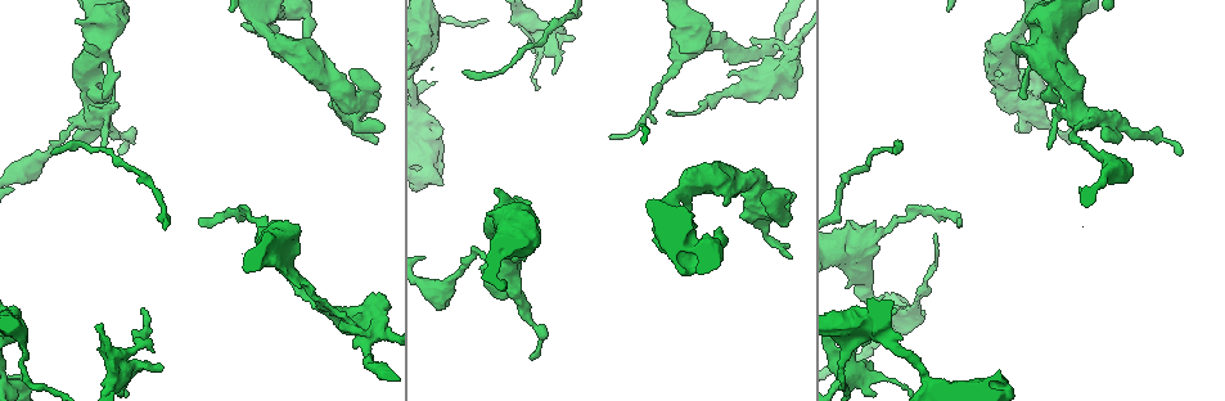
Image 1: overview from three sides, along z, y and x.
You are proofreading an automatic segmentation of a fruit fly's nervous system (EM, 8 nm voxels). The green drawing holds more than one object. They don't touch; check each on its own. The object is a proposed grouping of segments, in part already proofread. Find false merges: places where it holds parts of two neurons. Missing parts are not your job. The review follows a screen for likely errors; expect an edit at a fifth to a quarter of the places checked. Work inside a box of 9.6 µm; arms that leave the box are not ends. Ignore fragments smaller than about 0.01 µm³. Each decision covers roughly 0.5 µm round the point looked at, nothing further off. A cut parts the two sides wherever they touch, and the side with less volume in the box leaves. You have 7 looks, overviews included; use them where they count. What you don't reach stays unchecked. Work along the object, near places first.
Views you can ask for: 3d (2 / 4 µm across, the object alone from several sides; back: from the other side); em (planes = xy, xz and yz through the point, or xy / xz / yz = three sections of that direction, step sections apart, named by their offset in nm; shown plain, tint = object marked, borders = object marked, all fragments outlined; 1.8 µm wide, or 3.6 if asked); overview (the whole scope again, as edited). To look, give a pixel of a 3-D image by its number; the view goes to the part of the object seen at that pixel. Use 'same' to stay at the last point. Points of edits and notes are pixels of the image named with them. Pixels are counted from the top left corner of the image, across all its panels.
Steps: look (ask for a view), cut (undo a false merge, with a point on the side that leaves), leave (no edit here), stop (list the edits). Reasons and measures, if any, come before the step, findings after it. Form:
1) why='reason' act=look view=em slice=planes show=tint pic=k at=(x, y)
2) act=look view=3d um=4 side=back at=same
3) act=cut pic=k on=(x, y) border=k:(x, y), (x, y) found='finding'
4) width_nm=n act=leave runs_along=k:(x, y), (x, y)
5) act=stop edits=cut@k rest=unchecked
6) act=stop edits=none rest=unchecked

why='branch point' act=look view=3d um=4 side=back pic=1 at=(21, 167)

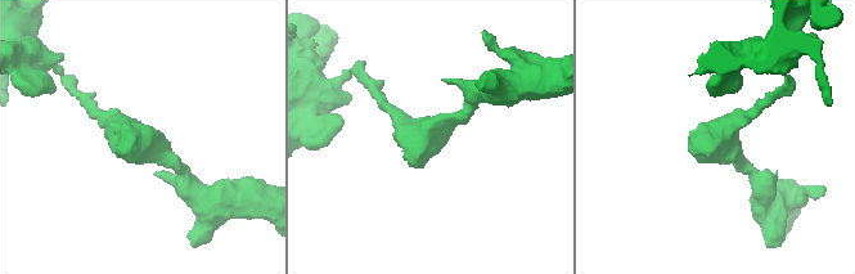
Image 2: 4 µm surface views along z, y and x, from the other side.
why='shape alone is not enough' act=look view=em um=3.6 slice=planes show=plain pic=2 at=(142, 140)

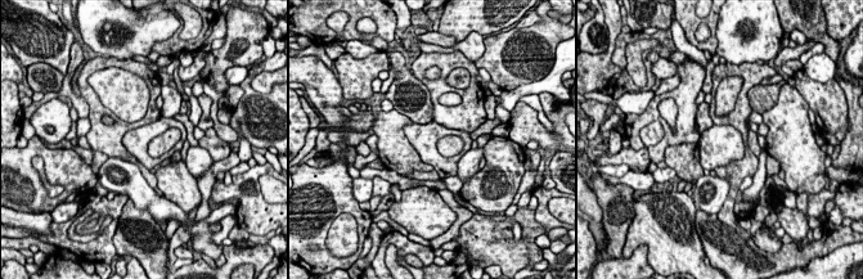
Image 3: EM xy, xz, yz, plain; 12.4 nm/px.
act=look view=em um=3.6 slice=planes show=tint at=same

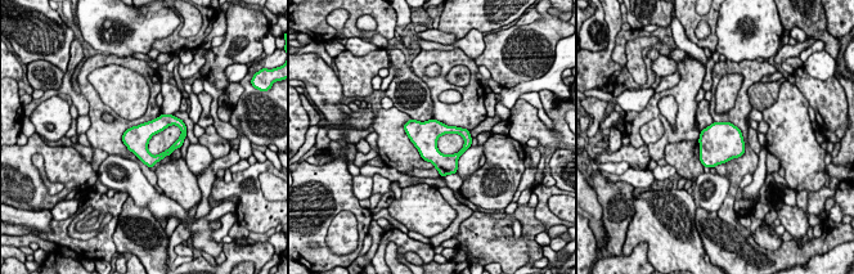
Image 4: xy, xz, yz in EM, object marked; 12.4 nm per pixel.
act=leave found='one neuron here'

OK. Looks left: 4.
why='thick turns thin' act=look view=3d um=2 pic=1 at=(325, 79)

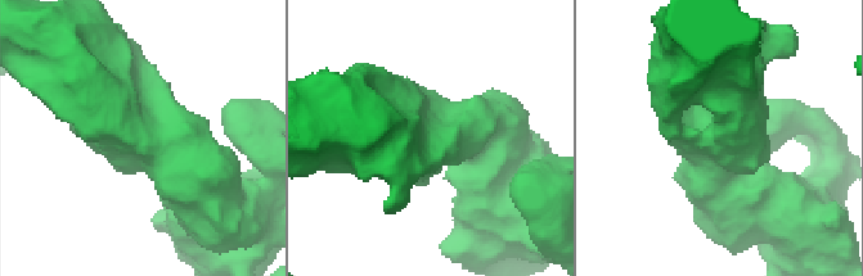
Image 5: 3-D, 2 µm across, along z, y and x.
act=look view=em slice=xy step=16 show=tint pic=5 at=(705, 137)

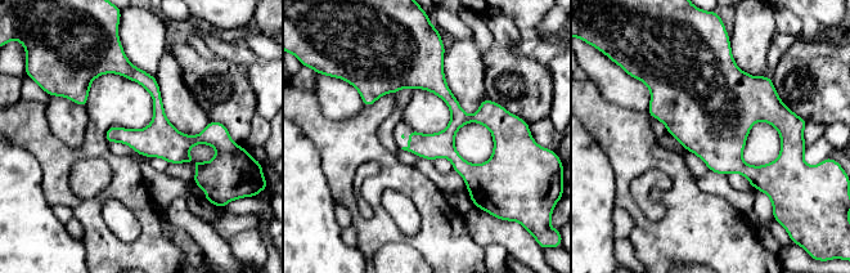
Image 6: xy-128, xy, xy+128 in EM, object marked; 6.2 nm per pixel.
act=look view=em slice=planes show=borders at=same

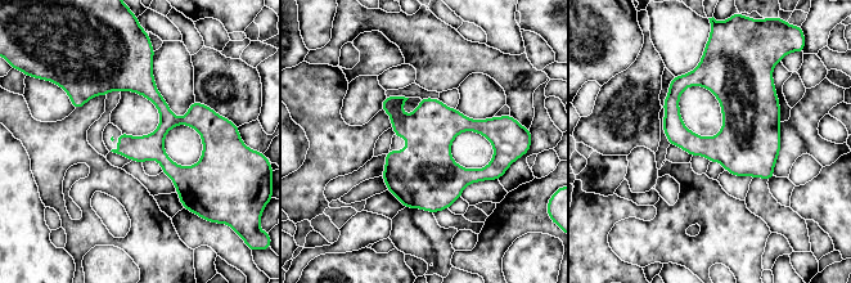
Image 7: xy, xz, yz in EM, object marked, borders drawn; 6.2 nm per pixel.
width_nm=160 act=leave found='all the same neuron'

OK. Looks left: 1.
act=stop edits=none rest=unchecked

